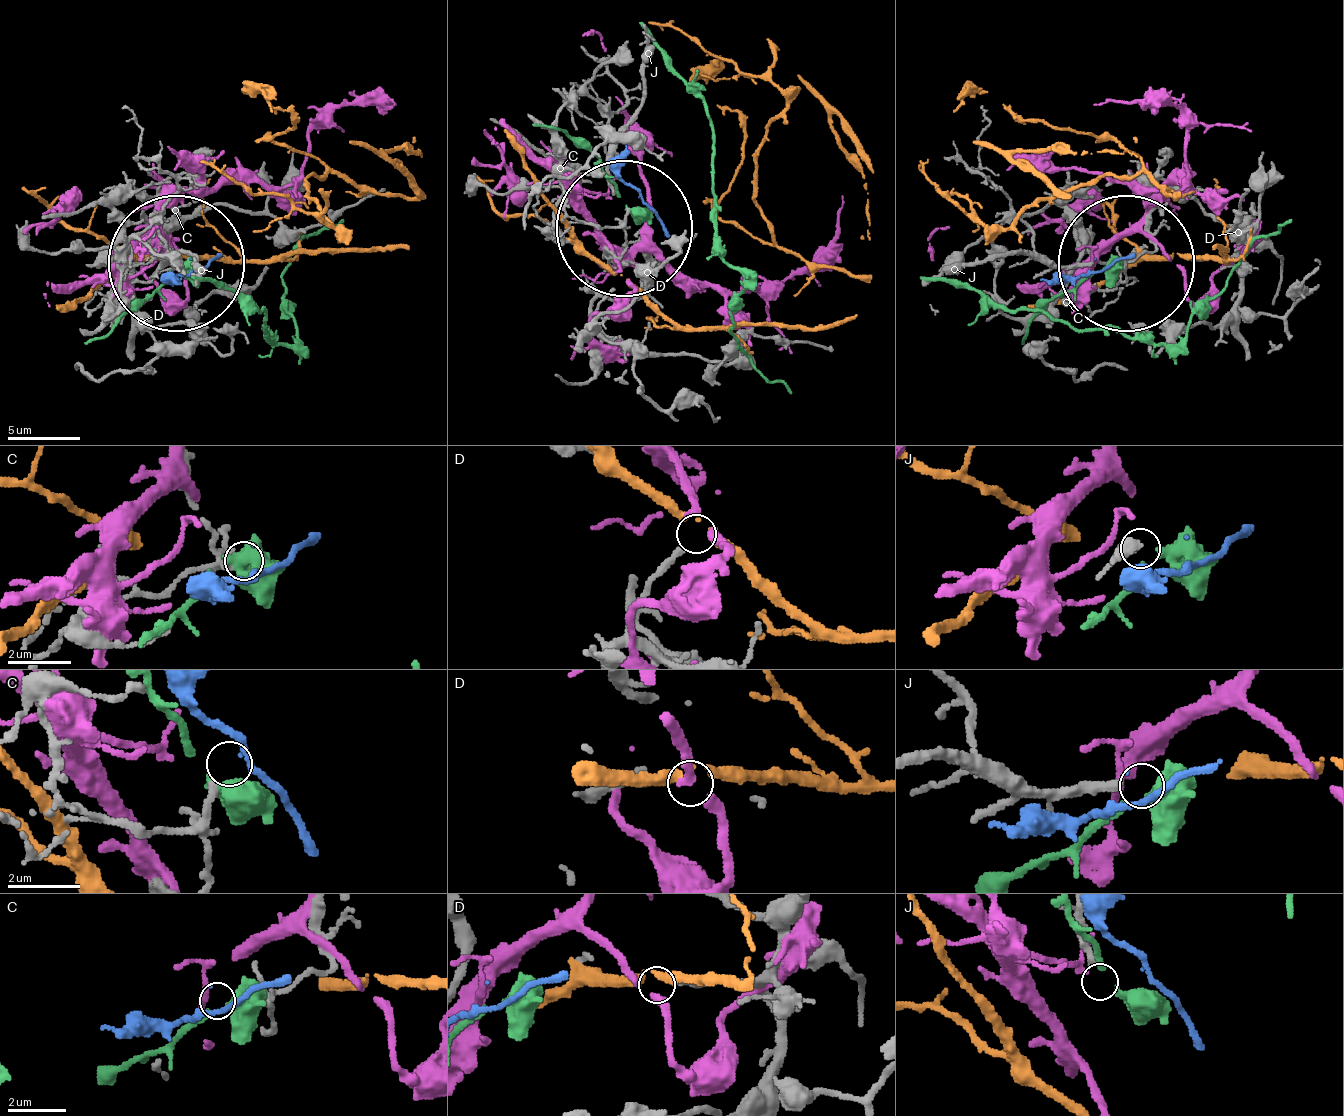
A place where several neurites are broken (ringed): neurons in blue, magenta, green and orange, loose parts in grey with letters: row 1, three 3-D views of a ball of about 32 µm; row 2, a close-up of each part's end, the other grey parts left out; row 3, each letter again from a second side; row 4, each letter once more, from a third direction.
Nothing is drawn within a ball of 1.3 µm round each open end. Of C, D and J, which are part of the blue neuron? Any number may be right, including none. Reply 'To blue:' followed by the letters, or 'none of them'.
To blue: none of them

